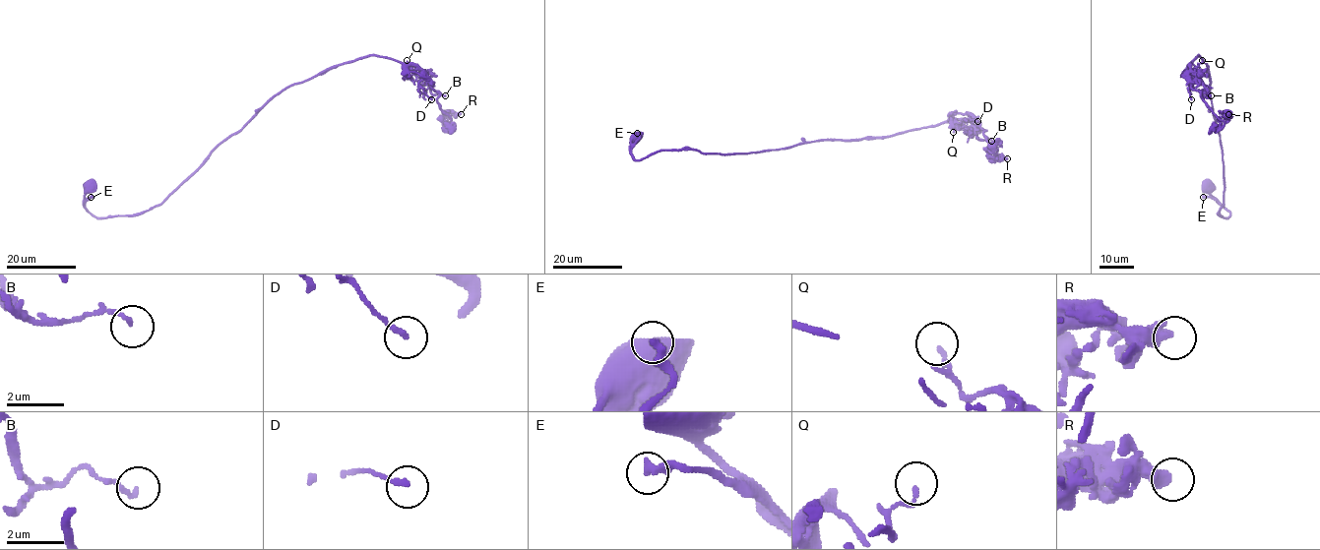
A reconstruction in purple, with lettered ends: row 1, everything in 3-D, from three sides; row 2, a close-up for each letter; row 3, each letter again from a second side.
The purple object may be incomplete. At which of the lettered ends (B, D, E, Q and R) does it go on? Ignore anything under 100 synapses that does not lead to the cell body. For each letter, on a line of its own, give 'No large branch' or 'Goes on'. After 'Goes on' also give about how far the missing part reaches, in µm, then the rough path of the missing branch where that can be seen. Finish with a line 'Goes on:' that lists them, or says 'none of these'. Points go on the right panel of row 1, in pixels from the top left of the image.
B: No large branch
D: No large branch
E: No large branch
Q: No large branch
R: No large branch
Goes on: none of these

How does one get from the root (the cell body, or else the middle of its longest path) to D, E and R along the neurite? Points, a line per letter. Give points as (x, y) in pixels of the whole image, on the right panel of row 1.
D: (1211, 95), (1207, 65), (1198, 55), (1190, 64), (1188, 73), (1191, 99)
E: (1211, 95), (1224, 168), (1224, 205), (1219, 214), (1224, 217), (1229, 216), (1217, 201), (1203, 197)
R: (1211, 95), (1207, 65), (1198, 55), (1190, 64), (1190, 87), (1224, 126), (1219, 120), (1228, 114)

